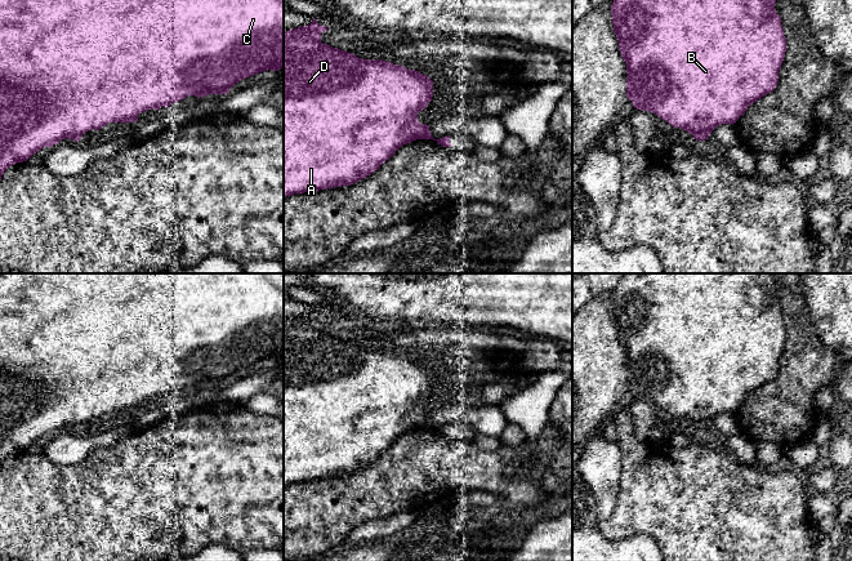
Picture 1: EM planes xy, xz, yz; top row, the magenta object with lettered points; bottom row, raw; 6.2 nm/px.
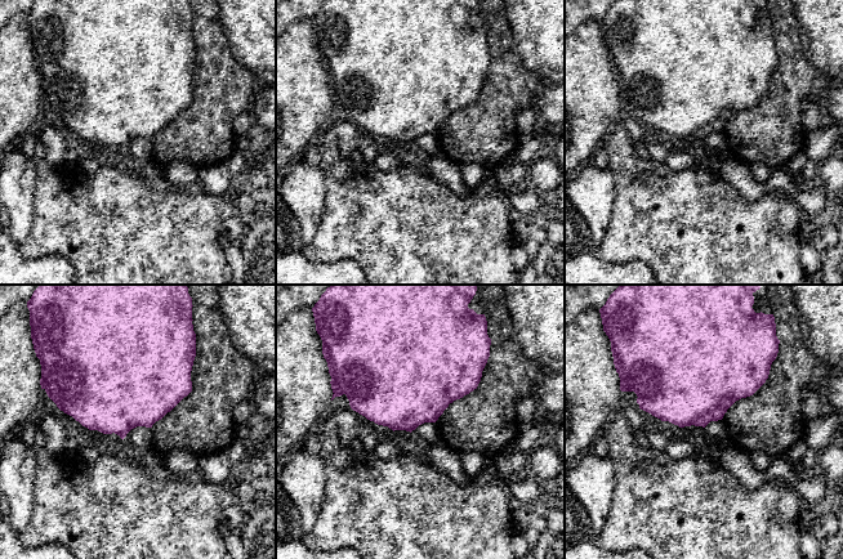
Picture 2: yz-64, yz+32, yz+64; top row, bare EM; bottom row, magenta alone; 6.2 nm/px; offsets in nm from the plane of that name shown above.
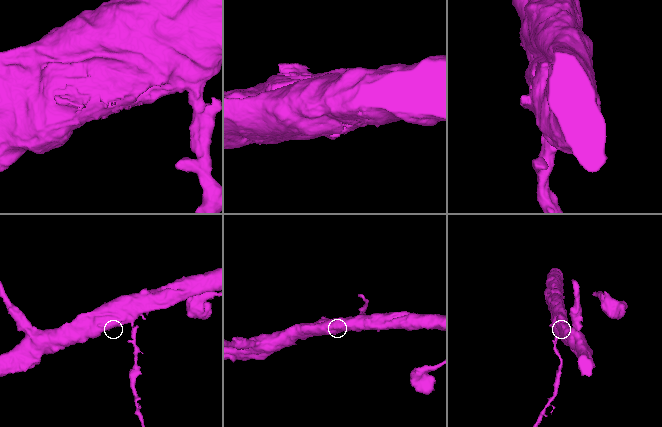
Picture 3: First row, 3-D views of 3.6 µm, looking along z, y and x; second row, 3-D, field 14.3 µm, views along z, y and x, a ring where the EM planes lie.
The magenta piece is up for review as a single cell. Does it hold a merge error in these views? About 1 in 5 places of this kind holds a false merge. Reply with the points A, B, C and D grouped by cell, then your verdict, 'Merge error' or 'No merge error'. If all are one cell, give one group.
Groups: A B C D. No merge error

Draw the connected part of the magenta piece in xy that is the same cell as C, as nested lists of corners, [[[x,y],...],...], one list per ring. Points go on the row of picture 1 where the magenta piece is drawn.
[[[0,0],[0,179],[3,173],[17,162],[27,161],[43,147],[52,147],[62,139],[80,141],[88,130],[106,126],[108,123],[137,123],[138,115],[147,110],[160,110],[184,99],[187,95],[197,98],[209,94],[227,94],[242,79],[271,70],[284,68],[284,0]]]

